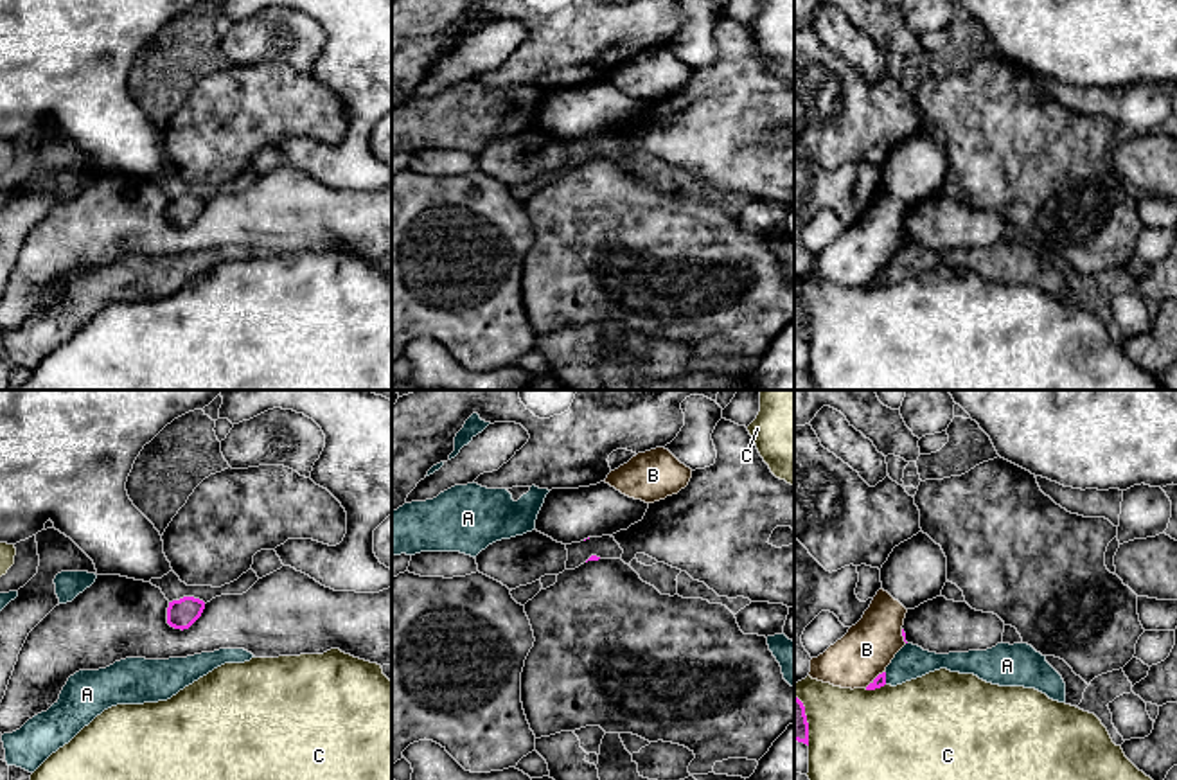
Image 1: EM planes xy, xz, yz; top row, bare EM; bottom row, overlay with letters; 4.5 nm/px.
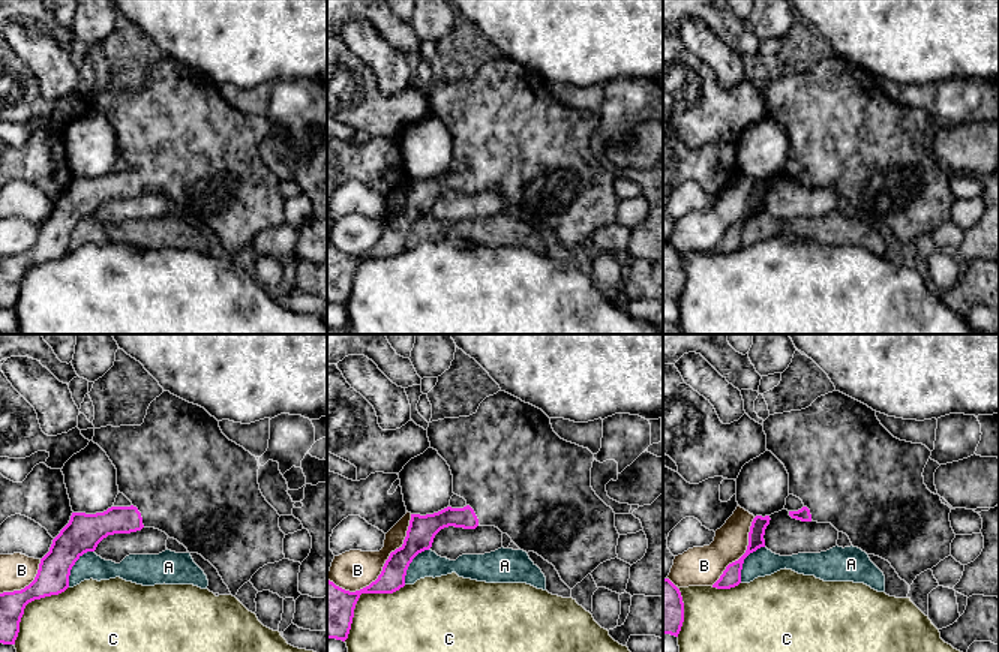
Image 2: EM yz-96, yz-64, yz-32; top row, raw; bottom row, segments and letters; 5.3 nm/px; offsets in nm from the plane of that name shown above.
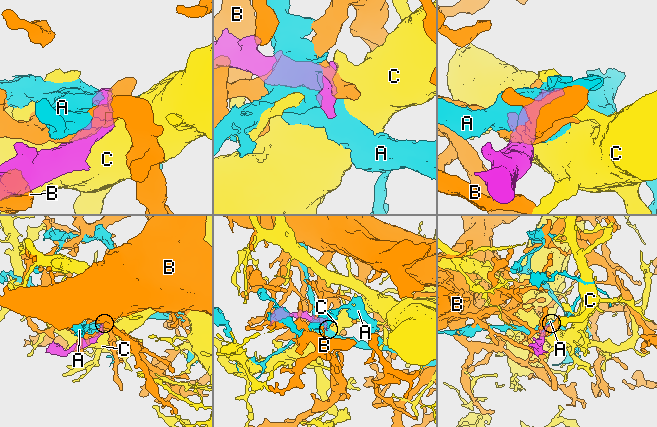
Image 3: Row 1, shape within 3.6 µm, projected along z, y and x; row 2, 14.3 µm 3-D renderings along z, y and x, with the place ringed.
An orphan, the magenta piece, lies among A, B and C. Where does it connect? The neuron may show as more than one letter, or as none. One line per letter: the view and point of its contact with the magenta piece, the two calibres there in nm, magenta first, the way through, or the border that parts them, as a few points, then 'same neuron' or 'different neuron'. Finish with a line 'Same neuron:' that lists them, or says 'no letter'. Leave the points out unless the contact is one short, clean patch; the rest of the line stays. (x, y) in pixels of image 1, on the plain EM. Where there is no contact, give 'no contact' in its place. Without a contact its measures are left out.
A: meets magenta in yz at (884, 275); 50 nm thick on the magenta side, 150 nm on the other; different neuron
B: meets magenta in yz at (876, 275); 50 nm thick on the magenta side, 240 nm on the other; different neuron
C: meets magenta in yz at (874, 286); 50 nm thick on the magenta side, 500 nm on the other; different neuron
Same neuron: no letter

